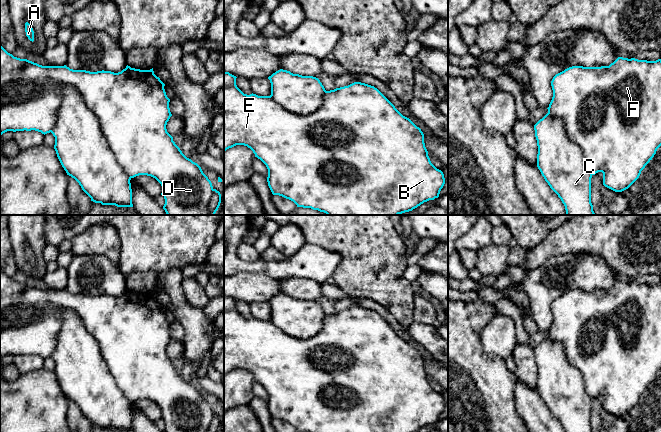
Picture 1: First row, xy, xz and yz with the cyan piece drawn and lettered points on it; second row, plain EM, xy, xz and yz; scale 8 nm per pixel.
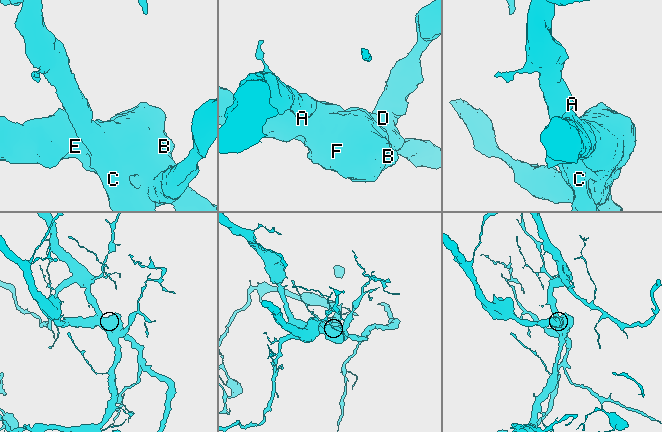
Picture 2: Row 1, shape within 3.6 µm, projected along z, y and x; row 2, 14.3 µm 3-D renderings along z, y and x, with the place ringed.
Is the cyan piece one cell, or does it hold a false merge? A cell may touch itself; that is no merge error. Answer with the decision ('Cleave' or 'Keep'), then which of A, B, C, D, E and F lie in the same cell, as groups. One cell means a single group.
Cleave. Groups: A C / B D E F

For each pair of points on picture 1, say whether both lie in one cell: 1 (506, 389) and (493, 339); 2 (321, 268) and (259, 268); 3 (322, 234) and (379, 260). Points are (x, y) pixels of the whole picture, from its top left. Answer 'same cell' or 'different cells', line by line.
1: different cells
2: same cell
3: same cell

